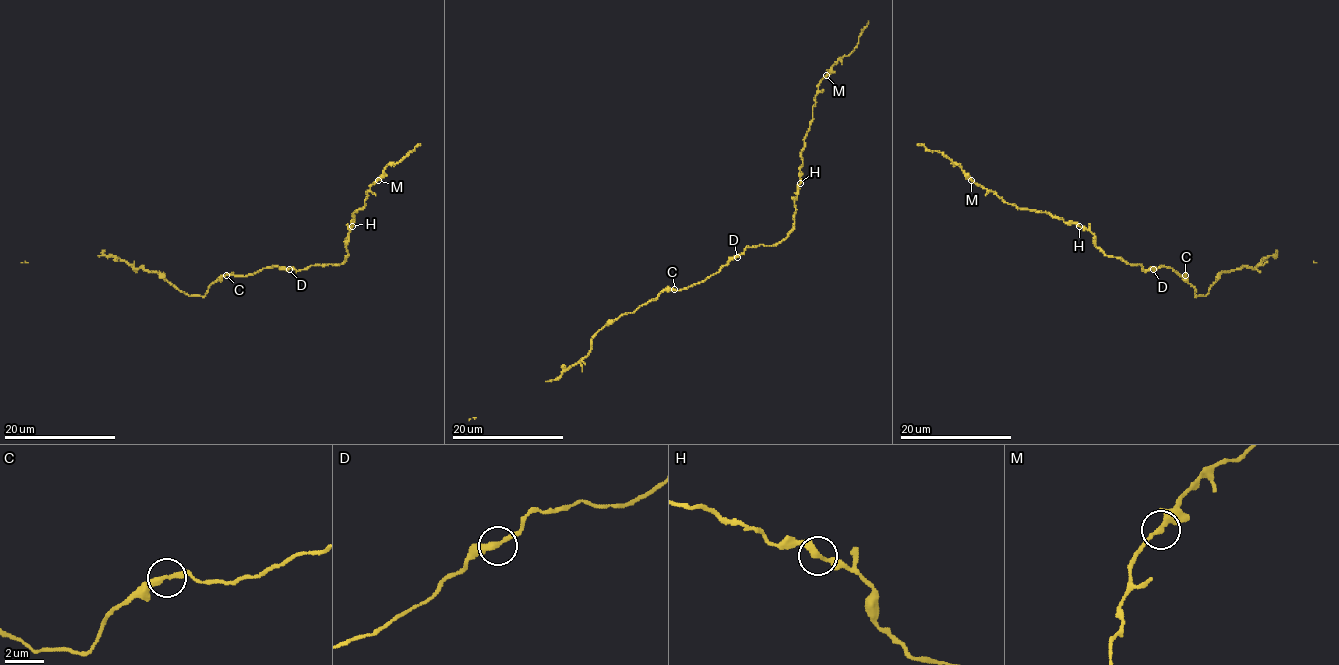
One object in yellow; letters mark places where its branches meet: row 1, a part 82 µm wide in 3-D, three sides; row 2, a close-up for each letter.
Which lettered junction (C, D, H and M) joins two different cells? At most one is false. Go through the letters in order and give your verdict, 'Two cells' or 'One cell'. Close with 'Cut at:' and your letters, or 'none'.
C: One cell
D: One cell
H: One cell
M: One cell
Cut at: none

